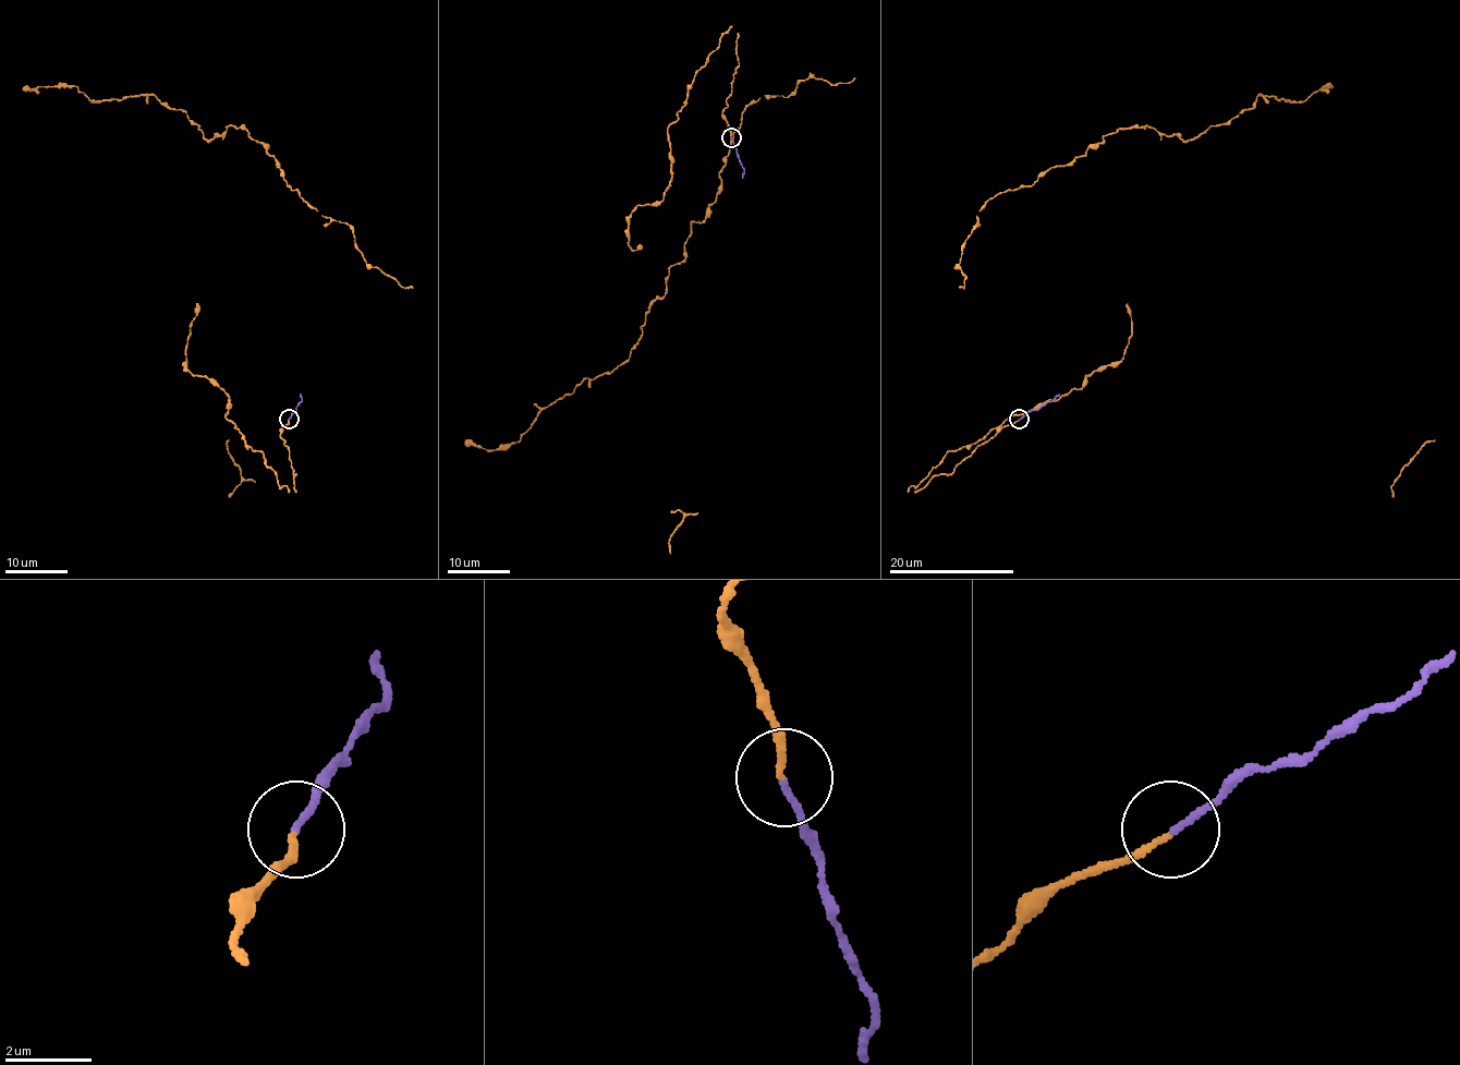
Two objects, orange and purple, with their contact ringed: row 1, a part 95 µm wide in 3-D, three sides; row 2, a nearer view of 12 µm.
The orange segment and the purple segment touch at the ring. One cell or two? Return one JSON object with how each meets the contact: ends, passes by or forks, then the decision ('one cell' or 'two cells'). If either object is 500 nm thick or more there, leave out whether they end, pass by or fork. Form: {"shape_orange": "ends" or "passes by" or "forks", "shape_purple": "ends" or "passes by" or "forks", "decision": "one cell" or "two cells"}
{"shape_orange": "ends", "shape_purple": "ends", "decision": "one cell"}

